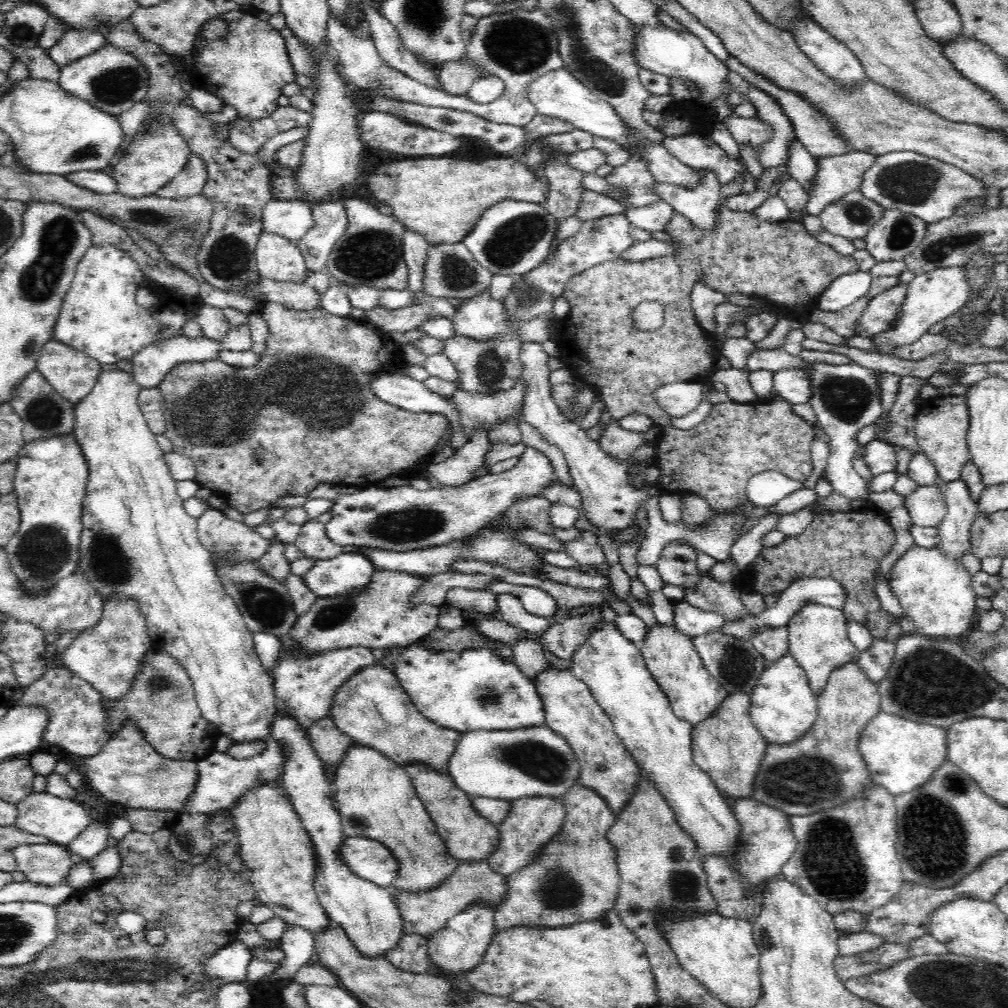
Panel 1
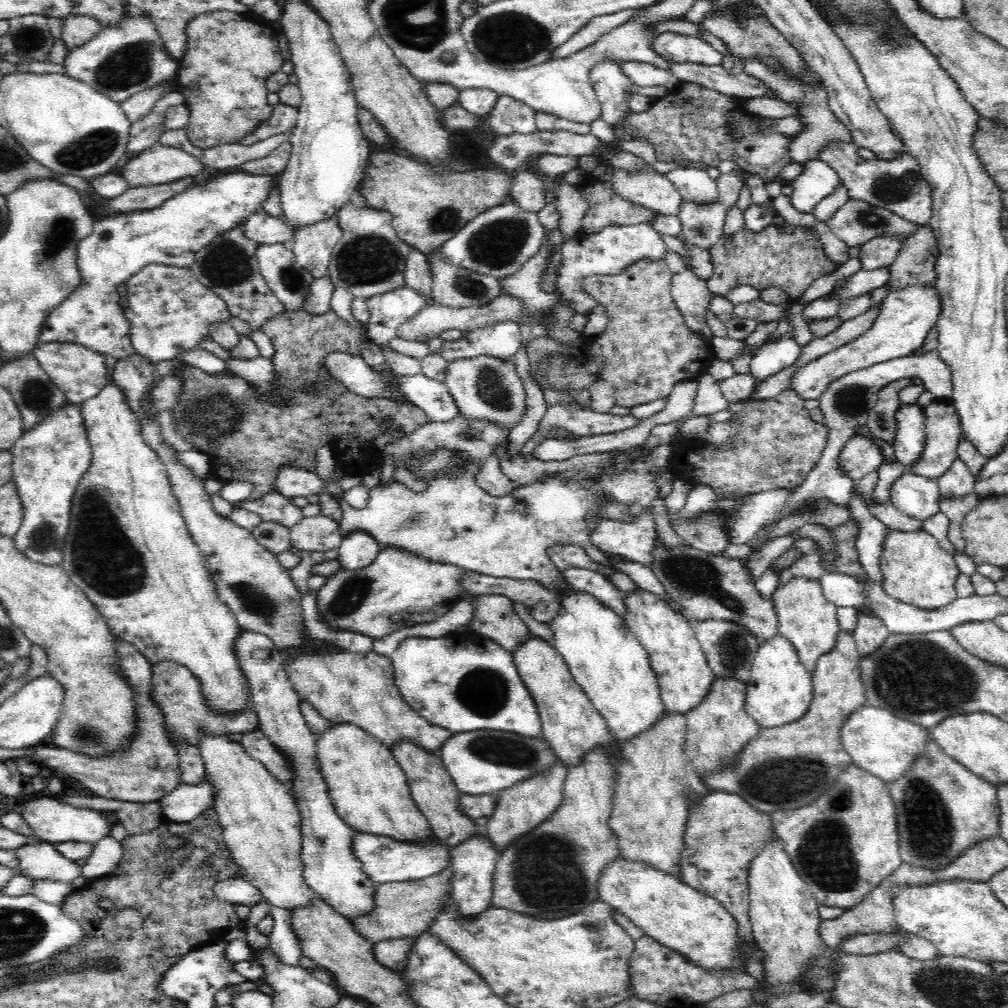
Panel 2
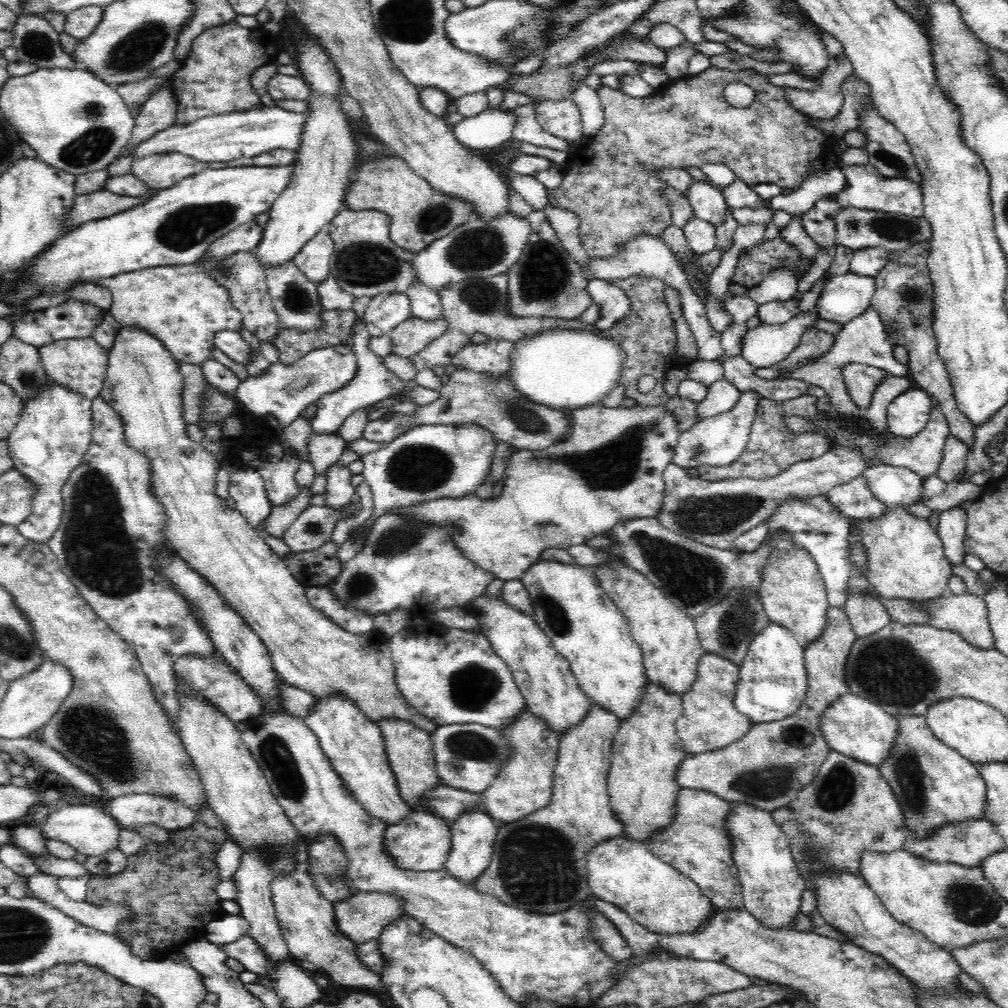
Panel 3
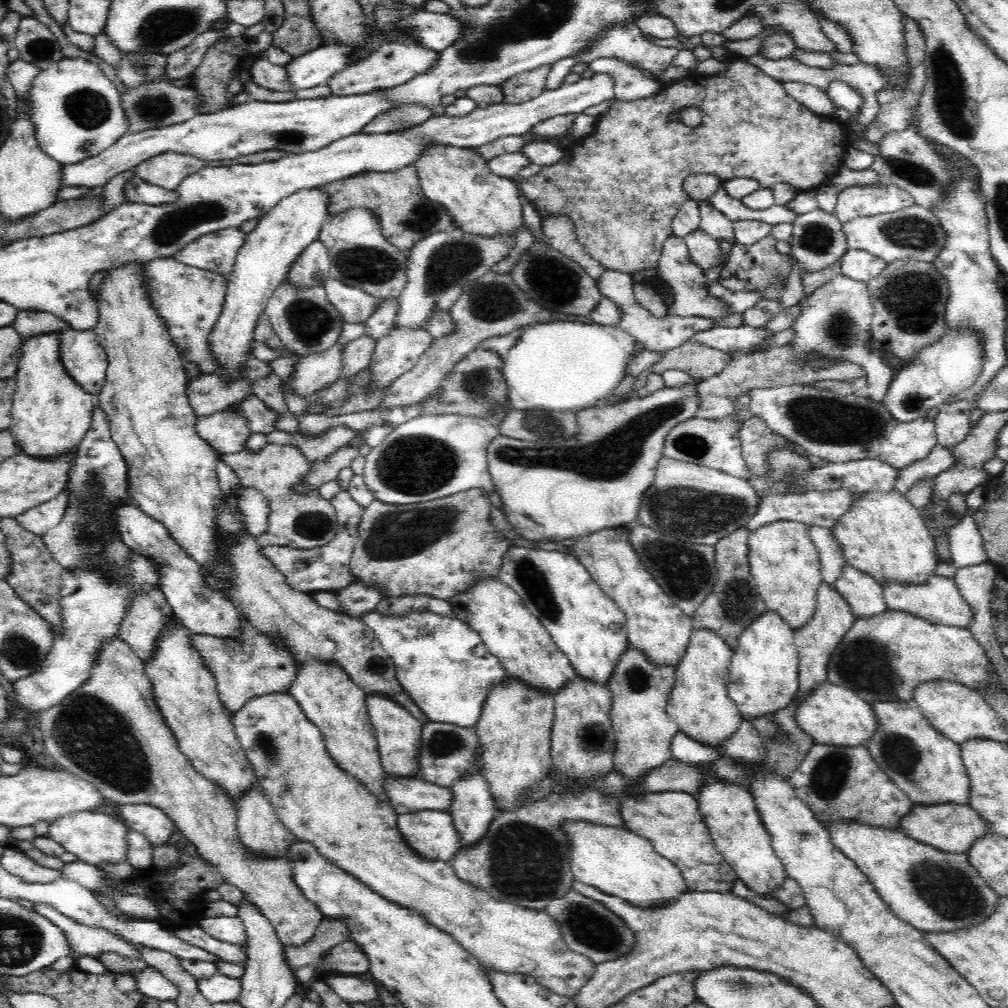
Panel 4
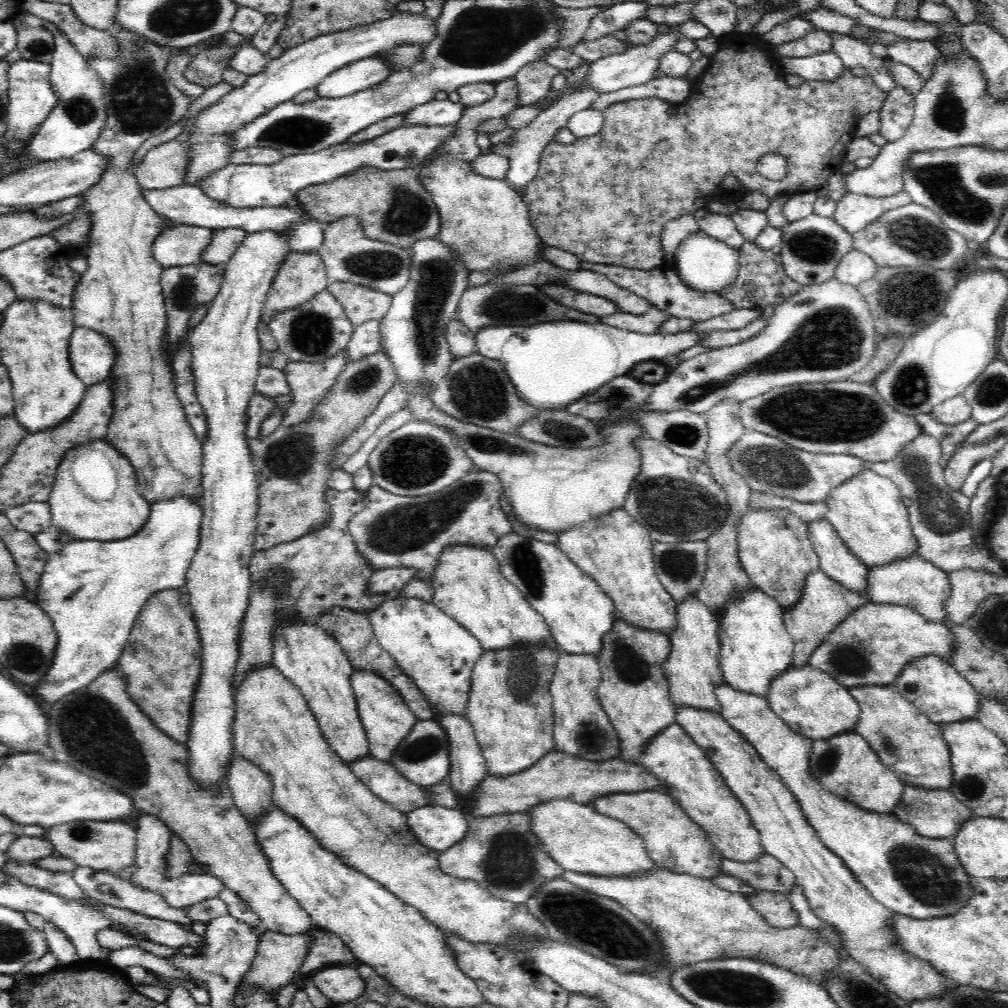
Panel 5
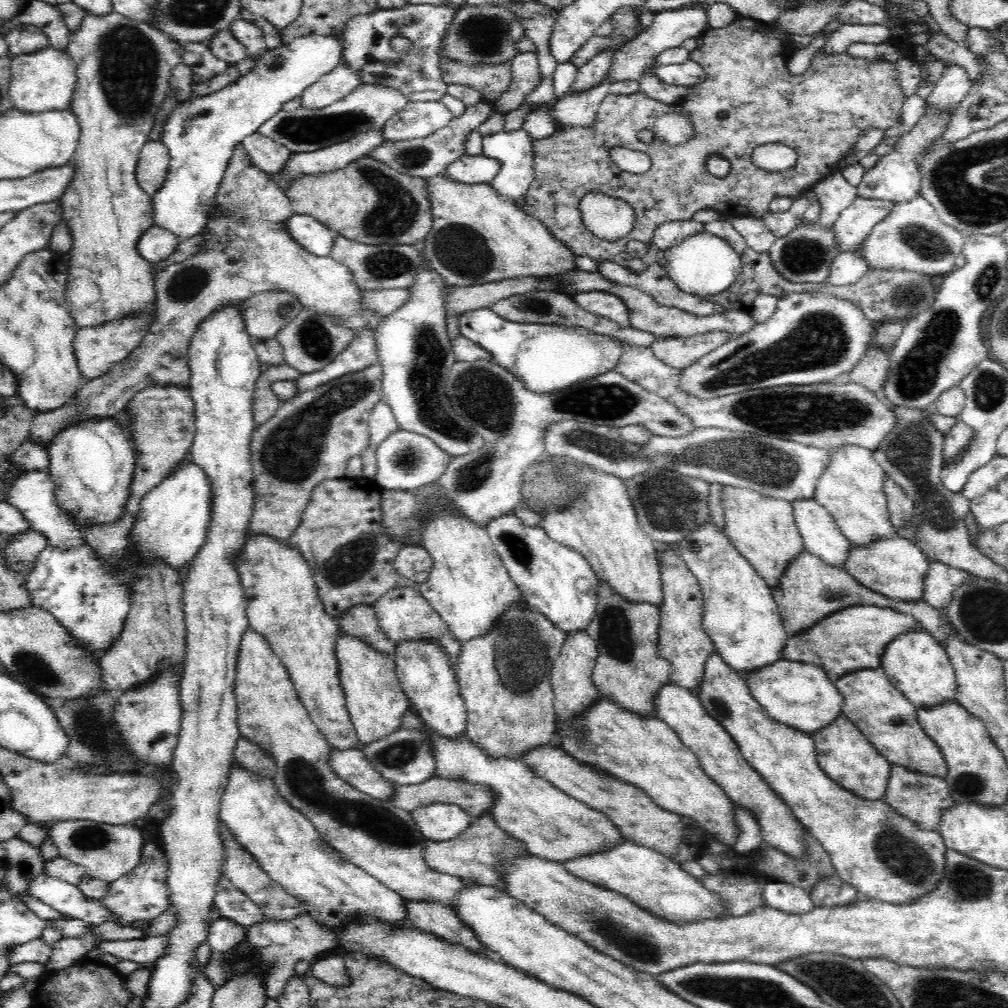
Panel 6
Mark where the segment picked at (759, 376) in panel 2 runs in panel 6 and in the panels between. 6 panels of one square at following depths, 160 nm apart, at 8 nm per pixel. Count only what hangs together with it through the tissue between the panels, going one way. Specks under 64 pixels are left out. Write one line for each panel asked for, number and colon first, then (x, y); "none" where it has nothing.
3: (766, 344)
4: (744, 338)
5: (583, 356)
6: (545, 357)

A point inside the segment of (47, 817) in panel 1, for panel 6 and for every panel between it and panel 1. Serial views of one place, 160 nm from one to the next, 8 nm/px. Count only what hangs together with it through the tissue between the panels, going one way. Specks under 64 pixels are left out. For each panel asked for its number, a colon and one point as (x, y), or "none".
2: (52, 821)
3: (89, 830)
4: (95, 838)
5: (110, 846)
6: (107, 852)

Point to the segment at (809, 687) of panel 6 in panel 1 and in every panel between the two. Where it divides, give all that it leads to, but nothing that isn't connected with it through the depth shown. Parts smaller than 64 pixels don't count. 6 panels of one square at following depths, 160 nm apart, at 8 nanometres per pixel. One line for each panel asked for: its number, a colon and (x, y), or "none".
1: (901, 754)
2: (878, 741)
3: (852, 725)
4: (830, 714)
5: (811, 702)

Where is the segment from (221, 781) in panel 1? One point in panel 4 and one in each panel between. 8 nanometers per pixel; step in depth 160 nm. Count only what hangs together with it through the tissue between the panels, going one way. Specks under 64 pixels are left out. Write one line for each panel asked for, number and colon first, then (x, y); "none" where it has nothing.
2: (185, 803)
3: (132, 811)
4: (157, 827)

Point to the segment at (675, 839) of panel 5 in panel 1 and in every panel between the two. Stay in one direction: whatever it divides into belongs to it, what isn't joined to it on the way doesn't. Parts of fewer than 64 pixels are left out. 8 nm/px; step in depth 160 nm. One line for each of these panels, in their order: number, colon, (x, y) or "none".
1: (766, 842)
2: (723, 833)
3: (696, 843)
4: (670, 820)

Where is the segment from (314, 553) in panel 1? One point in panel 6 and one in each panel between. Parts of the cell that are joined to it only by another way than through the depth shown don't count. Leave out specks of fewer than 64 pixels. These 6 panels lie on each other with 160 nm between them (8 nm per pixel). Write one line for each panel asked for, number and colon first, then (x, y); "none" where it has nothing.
2: (319, 533)
3: (313, 528)
4: (304, 520)
5: (293, 464)
6: (309, 438)

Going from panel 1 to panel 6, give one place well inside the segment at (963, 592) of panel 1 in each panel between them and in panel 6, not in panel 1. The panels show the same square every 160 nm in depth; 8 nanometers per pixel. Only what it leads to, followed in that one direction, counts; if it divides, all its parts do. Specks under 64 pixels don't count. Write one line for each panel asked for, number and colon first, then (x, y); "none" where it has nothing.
2: (916, 569)
3: (905, 557)
4: (883, 535)
5: (866, 510)
6: (850, 488)

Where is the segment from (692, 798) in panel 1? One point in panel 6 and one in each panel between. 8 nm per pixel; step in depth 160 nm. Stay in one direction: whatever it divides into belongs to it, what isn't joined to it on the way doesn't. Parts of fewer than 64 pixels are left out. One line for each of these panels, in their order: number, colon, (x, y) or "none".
2: (608, 662)
3: (585, 626)
4: (587, 625)
5: (579, 613)
6: (558, 581)

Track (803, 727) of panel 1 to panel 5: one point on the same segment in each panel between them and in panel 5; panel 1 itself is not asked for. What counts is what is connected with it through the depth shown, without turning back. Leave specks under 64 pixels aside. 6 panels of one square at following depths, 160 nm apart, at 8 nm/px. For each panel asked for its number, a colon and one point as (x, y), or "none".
2: (780, 689)
3: (772, 680)
4: (762, 677)
5: (755, 646)

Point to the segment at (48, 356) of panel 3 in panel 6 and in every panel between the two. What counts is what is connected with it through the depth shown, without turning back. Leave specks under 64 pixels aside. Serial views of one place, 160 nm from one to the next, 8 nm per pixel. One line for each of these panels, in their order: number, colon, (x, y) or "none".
4: (85, 359)
5: (92, 354)
6: (98, 348)

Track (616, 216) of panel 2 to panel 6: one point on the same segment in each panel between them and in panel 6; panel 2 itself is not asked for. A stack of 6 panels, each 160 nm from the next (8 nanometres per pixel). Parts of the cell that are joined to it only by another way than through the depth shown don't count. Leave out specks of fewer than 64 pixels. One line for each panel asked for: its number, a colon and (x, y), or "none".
3: (611, 182)
4: (621, 186)
5: (605, 198)
6: (749, 97)

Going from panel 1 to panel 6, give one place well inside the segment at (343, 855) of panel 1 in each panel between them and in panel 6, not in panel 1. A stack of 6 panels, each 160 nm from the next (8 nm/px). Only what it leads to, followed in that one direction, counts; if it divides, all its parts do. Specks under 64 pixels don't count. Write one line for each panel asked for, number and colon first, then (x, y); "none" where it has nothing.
2: (385, 859)
3: (422, 841)
4: (432, 833)
5: (437, 827)
6: (440, 821)

